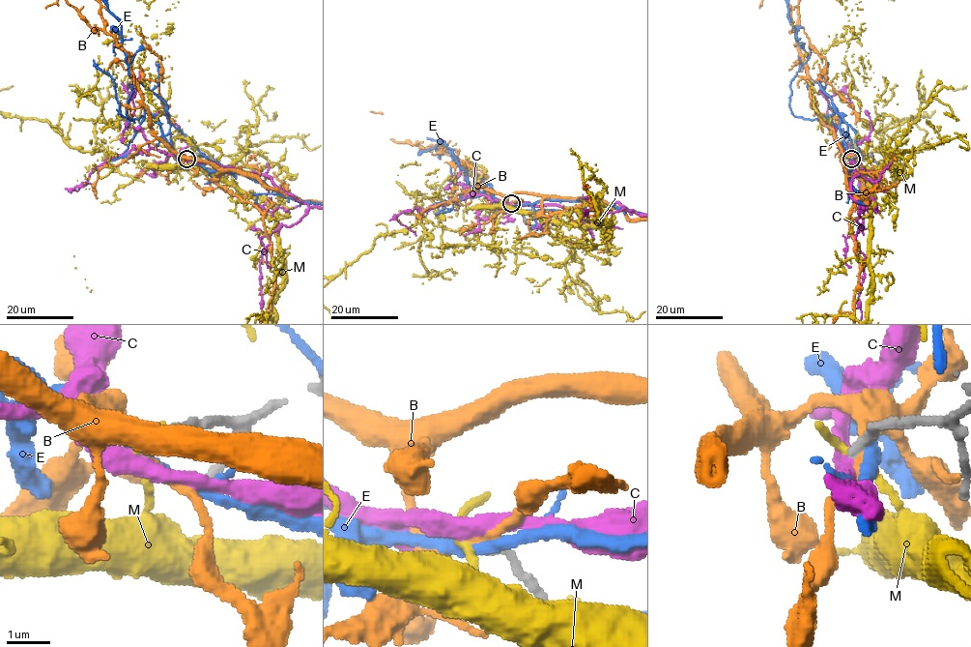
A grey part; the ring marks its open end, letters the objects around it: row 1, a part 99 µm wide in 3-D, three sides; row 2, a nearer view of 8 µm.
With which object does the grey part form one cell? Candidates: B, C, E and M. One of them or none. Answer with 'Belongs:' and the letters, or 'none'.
Belongs: none

